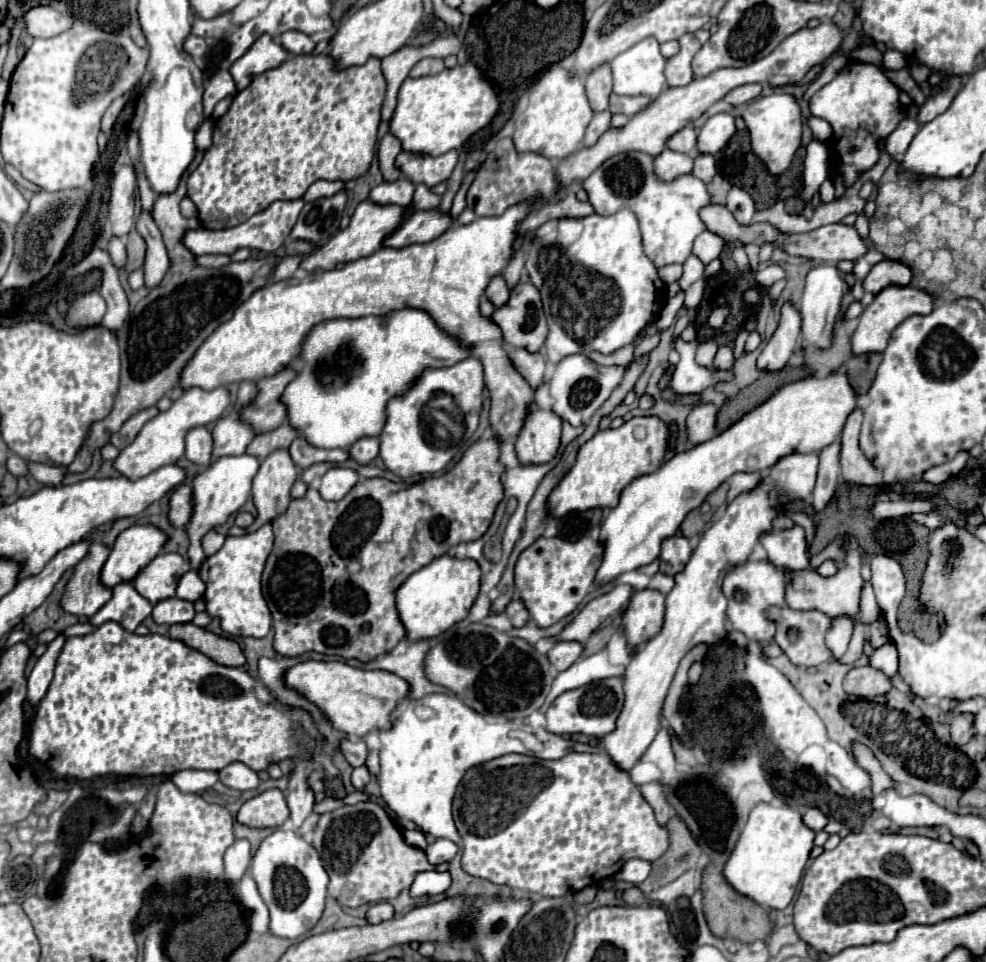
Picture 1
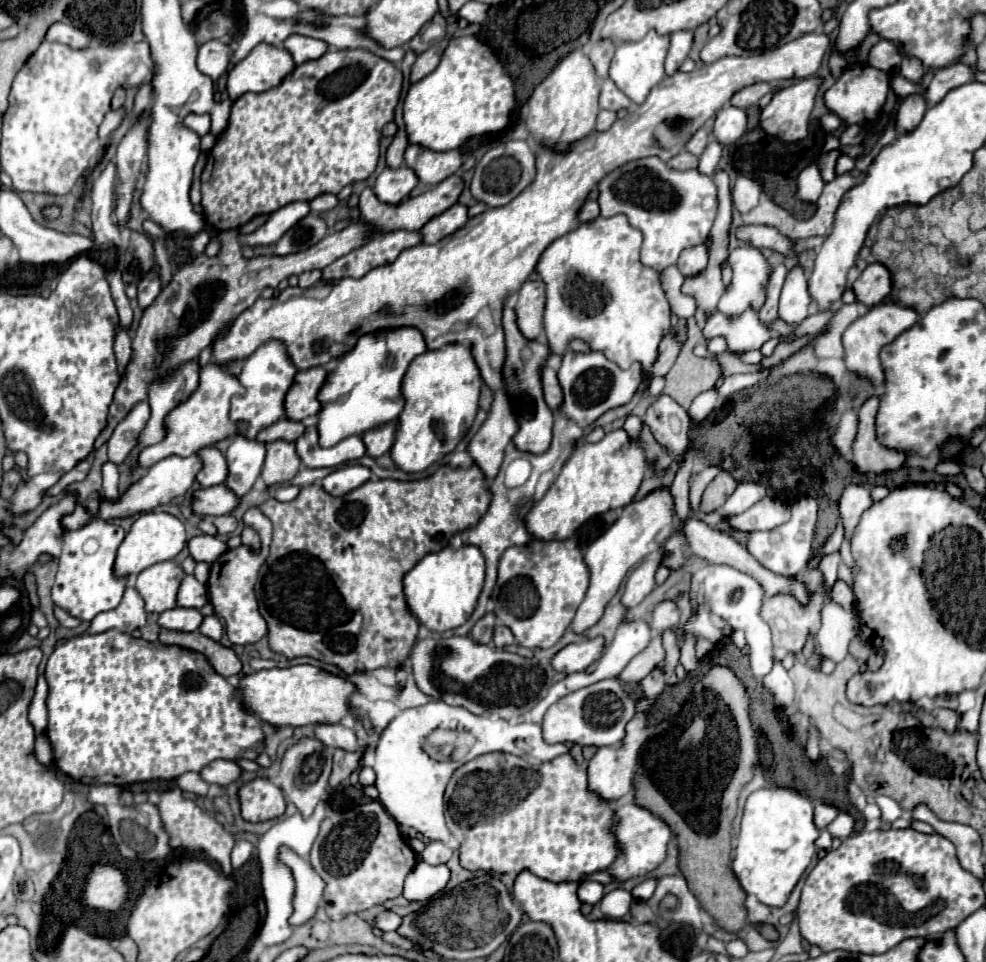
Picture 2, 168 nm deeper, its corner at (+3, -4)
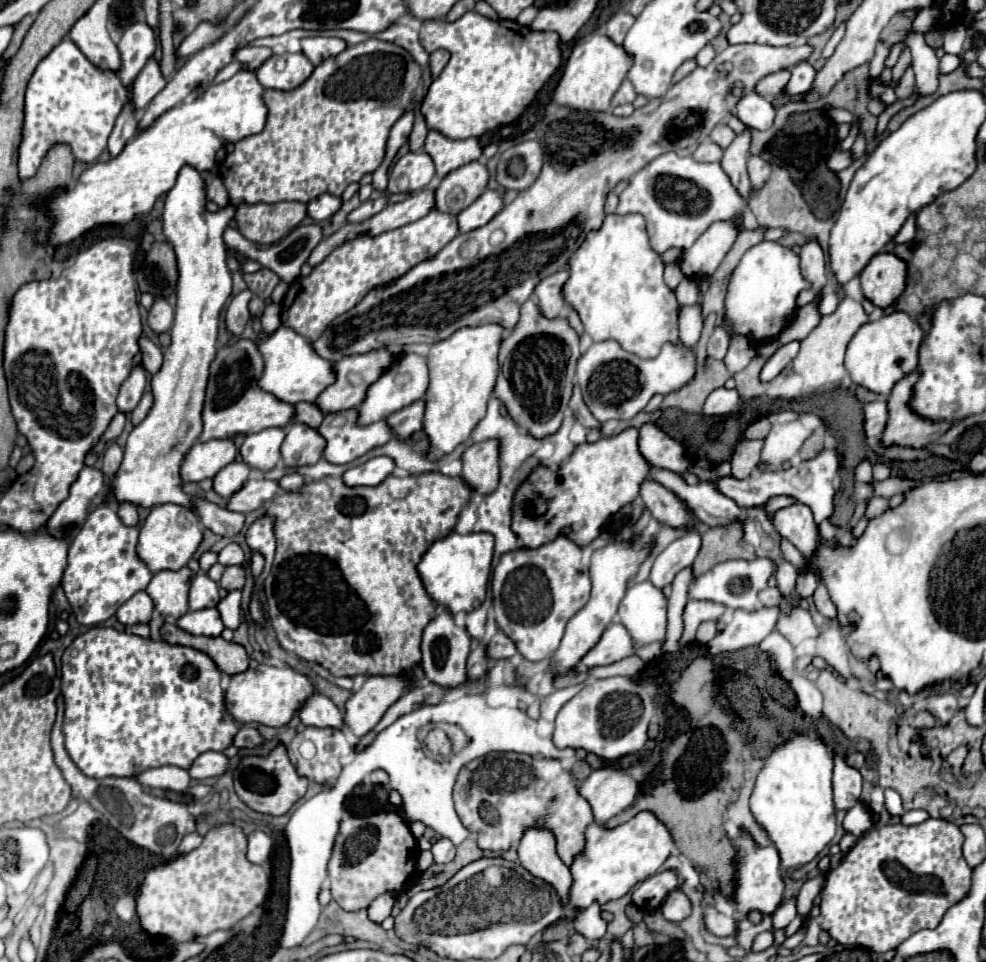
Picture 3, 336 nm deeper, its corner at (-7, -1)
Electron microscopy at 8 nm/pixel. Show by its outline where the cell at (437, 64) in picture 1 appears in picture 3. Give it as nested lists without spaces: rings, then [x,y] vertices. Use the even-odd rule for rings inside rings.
[[[438,49],[430,55],[430,73],[432,73],[432,79],[436,79],[440,75],[440,71],[446,67],[450,59],[450,53],[446,49]]]

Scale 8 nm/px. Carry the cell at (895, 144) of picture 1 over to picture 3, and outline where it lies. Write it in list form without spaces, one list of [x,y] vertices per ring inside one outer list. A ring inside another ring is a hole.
[[[908,35],[904,45],[912,51],[912,69],[916,73],[916,93],[920,97],[934,95],[938,89],[938,57],[932,47],[926,45],[924,35]]]

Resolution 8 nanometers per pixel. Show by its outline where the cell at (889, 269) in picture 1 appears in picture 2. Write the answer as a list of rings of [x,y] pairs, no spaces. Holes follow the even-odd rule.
[[[880,262],[868,264],[864,268],[864,272],[856,278],[852,290],[854,290],[856,298],[858,298],[858,302],[872,308],[872,306],[880,304],[890,294],[890,290],[892,290],[890,272]]]

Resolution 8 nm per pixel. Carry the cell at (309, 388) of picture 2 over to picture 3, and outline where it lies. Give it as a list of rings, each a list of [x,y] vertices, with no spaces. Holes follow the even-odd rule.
[[[380,349],[380,351],[370,351],[364,355],[350,355],[346,359],[340,359],[334,363],[334,375],[336,381],[326,387],[326,391],[322,391],[322,395],[318,395],[316,399],[316,407],[322,409],[324,413],[334,413],[334,411],[344,411],[344,409],[354,409],[362,403],[364,393],[368,389],[368,385],[372,385],[386,367],[390,367],[394,361],[394,355],[388,349]]]

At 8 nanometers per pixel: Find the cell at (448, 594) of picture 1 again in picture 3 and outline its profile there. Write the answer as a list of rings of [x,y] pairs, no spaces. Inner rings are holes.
[[[452,531],[448,537],[438,539],[426,551],[422,561],[418,563],[418,573],[426,587],[426,593],[432,597],[436,605],[446,607],[452,615],[458,611],[470,613],[480,603],[484,603],[488,579],[492,573],[492,549],[494,537],[490,533],[468,533],[460,535]]]

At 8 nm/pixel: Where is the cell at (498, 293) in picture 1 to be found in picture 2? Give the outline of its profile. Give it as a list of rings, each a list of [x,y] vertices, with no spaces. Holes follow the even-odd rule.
[[[512,306],[504,308],[502,324],[506,332],[506,358],[502,366],[504,390],[508,394],[512,412],[518,420],[518,432],[514,434],[514,444],[522,452],[542,454],[548,450],[552,440],[552,410],[546,406],[542,394],[542,368],[550,360],[552,352],[548,344],[542,344],[538,340],[528,340],[522,336],[522,332],[516,326],[516,312]]]

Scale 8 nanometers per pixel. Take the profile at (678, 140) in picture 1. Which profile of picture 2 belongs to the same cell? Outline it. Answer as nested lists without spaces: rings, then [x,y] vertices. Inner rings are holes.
[[[700,128],[700,130],[690,138],[690,142],[686,144],[686,150],[692,152],[692,154],[696,154],[696,156],[700,156],[700,154],[704,152],[704,148],[708,146],[708,142],[710,142],[710,134],[708,134],[704,128]]]

